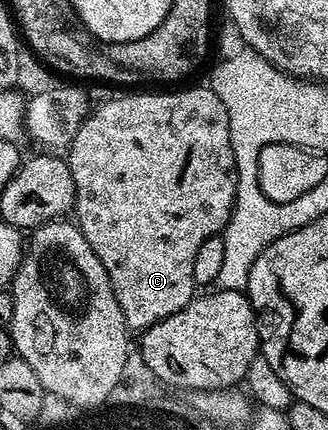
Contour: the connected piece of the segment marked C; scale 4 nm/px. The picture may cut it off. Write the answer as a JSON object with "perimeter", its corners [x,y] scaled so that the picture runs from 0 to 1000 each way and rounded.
{"perimeter":[[[530,207],[521,216],[384,216],[375,226],[348,226],[314,244],[290,242],[274,265],[244,286],[232,314],[207,340],[207,372],[220,398],[220,421],[232,426],[232,463],[223,493],[238,495],[232,521],[250,535],[256,556],[280,584],[293,584],[293,602],[317,612],[317,630],[329,630],[329,649],[341,658],[341,677],[354,686],[354,705],[366,705],[366,723],[378,723],[387,767],[442,770],[488,751],[503,737],[524,735],[558,719],[598,688],[598,665],[585,640],[585,612],[598,605],[598,581],[622,556],[659,551],[701,516],[713,498],[720,463],[720,370],[707,351],[707,323],[695,295],[695,258],[683,240],[652,219],[649,207]]]}

